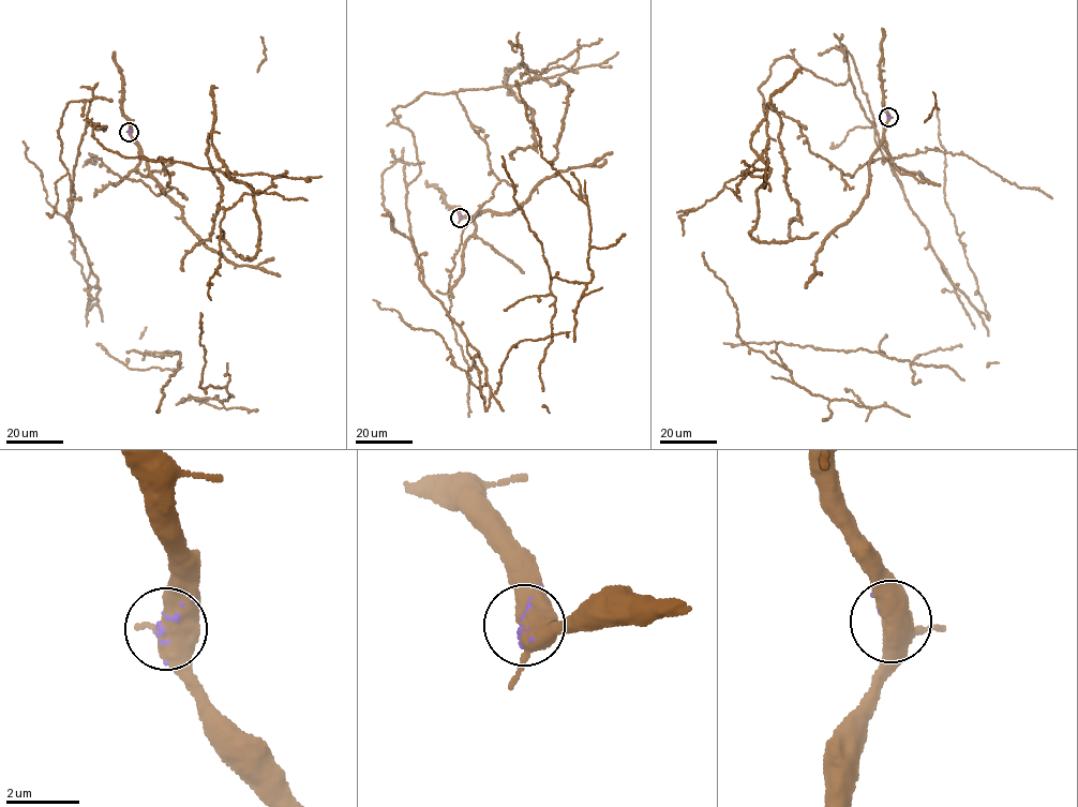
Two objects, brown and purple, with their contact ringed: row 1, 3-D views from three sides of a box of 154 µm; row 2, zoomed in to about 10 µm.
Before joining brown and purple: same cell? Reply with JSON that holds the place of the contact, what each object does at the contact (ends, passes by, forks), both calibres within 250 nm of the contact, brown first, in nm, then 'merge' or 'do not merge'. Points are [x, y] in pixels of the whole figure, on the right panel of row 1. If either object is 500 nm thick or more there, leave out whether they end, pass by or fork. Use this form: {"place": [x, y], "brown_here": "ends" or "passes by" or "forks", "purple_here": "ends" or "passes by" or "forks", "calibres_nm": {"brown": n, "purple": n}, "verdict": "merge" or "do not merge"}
{"place": [888, 117], "brown_here": "forks", "purple_here": "ends", "calibres_nm": {"brown": 480, "purple": 100}, "verdict": "do not merge"}

